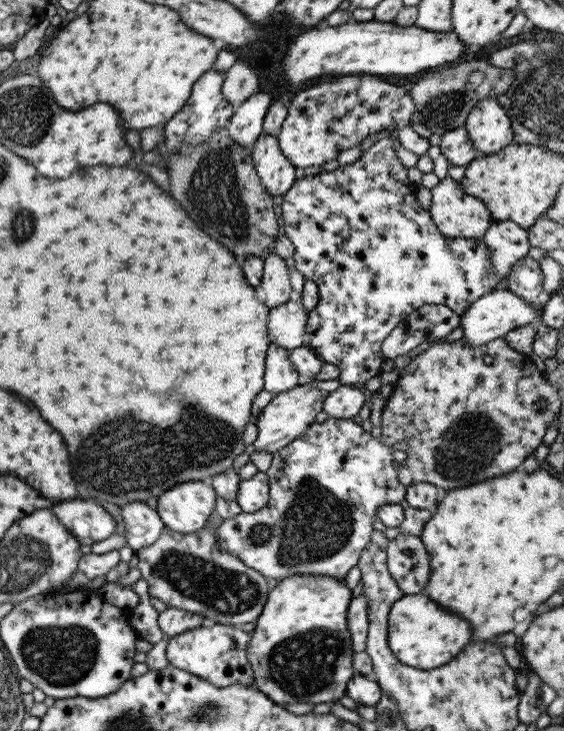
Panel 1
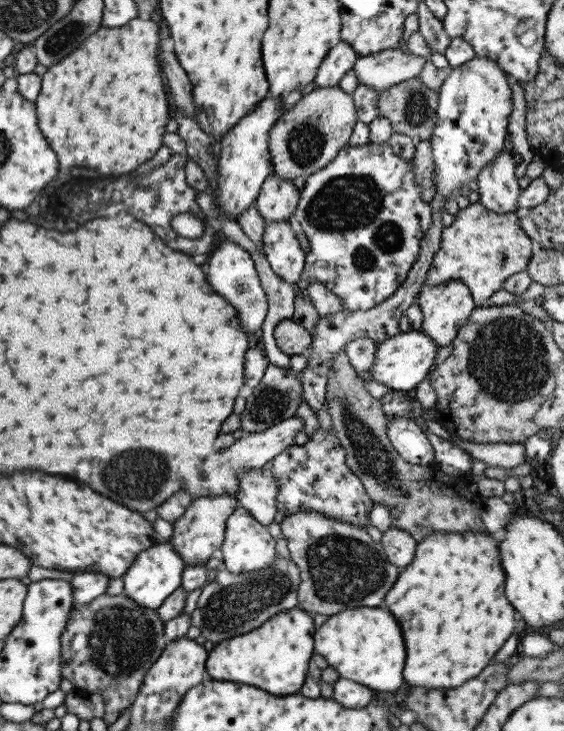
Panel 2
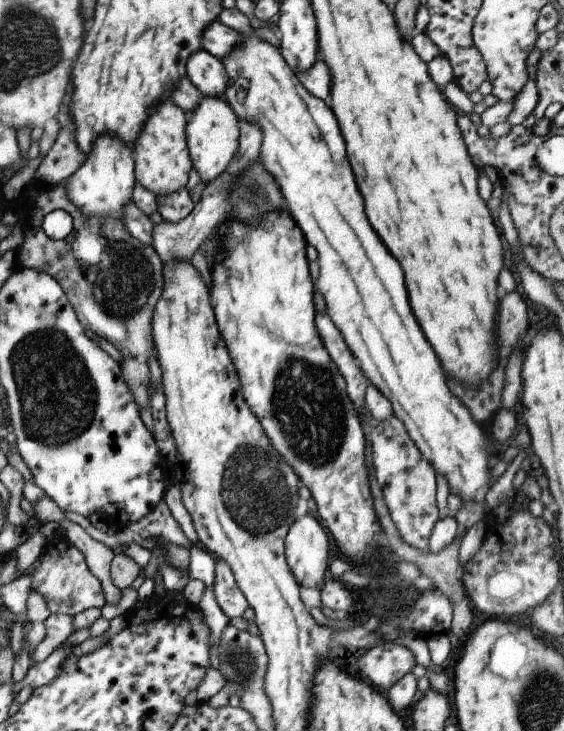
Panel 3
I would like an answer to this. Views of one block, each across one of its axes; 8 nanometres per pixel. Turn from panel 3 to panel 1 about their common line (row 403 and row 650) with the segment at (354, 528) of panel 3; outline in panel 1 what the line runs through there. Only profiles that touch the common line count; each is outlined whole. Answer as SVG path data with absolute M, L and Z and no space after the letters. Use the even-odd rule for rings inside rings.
M294 575L281 579L268 592L263 610L254 622L253 636L247 642L247 662L255 680L253 686L281 706L295 703L335 703L345 694L347 681L354 676L352 646L346 628L346 610L351 591L339 580L320 575Z

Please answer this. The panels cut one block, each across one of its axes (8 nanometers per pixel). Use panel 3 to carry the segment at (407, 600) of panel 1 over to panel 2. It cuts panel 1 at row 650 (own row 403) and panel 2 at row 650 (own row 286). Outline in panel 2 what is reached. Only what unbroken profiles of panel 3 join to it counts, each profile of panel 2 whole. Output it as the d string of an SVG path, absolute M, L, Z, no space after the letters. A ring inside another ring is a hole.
M351 608L351 610L342 610L337 614L328 615L328 619L316 628L312 638L313 650L323 656L328 666L333 668L341 678L362 684L374 693L381 692L382 695L397 696L391 692L401 688L401 684L404 684L403 678L401 678L401 668L405 662L405 644L403 644L403 636L401 636L401 628L399 628L397 620L387 610Z

